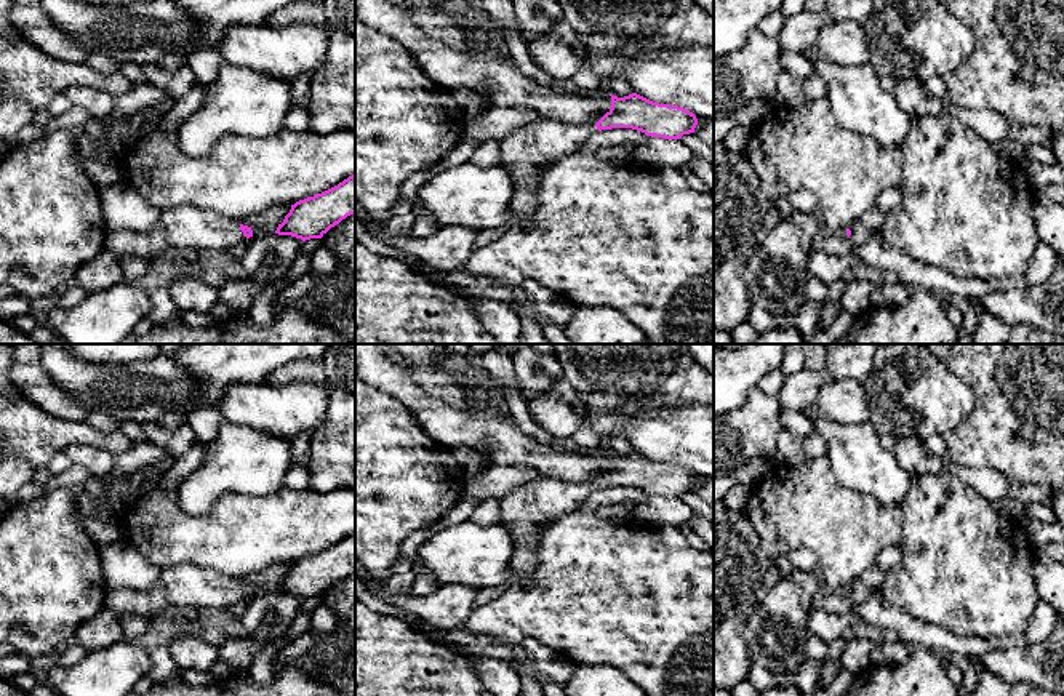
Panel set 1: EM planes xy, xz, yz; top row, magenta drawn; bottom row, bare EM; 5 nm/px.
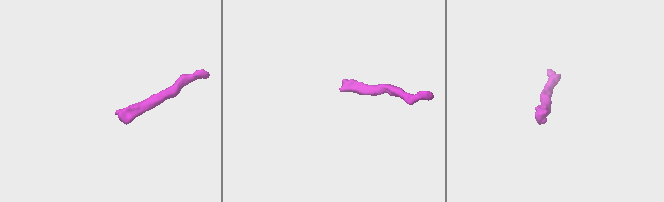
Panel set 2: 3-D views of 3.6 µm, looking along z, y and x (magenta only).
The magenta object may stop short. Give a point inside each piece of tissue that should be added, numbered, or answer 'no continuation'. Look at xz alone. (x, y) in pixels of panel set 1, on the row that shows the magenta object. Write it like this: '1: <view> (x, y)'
1: xz (525, 152)

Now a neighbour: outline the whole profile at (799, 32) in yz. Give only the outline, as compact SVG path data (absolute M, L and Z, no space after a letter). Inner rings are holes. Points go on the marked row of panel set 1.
M800 11L784 18L782 27L778 32L781 50L806 51L816 45L818 34L824 26L829 26L832 18L829 13Z

